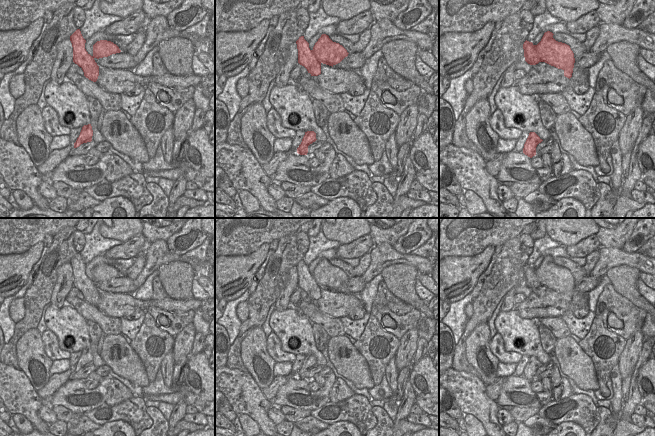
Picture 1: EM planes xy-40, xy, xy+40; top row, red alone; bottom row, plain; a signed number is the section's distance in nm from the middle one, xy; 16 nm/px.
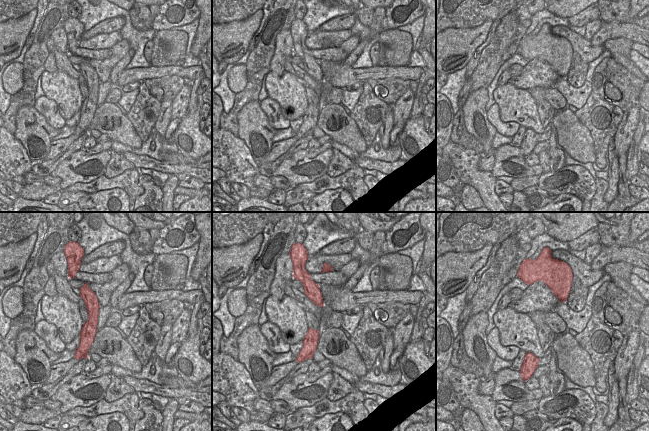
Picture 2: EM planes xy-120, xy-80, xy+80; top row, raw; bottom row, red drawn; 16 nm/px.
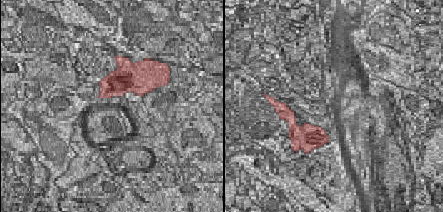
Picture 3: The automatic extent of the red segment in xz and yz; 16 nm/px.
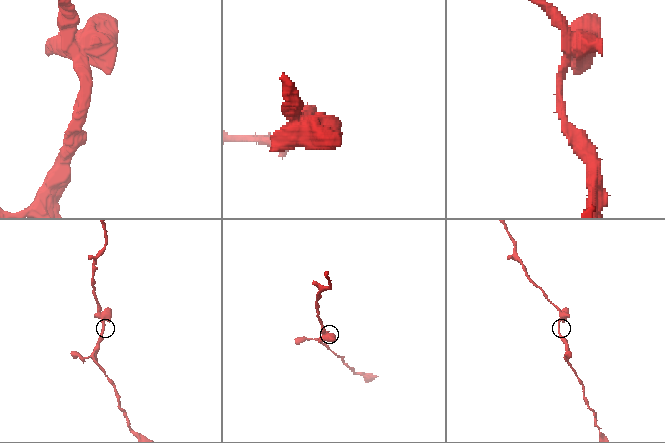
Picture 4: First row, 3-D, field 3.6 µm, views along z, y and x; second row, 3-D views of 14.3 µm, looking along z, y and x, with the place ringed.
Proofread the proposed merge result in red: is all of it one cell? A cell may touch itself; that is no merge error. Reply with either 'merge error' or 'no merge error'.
merge error

